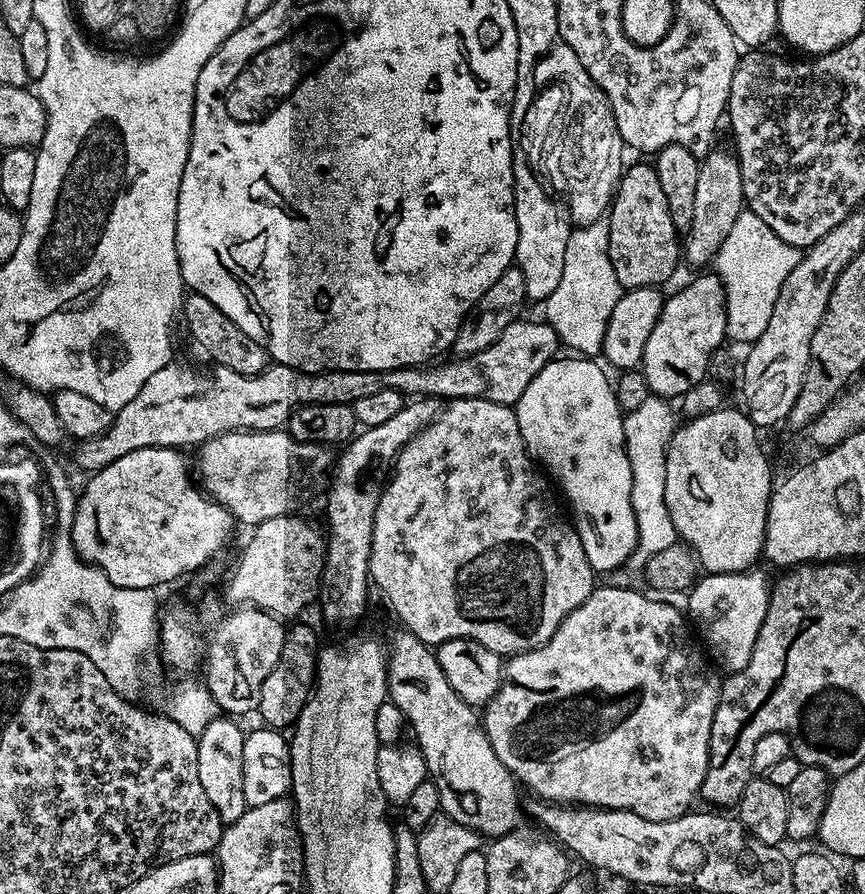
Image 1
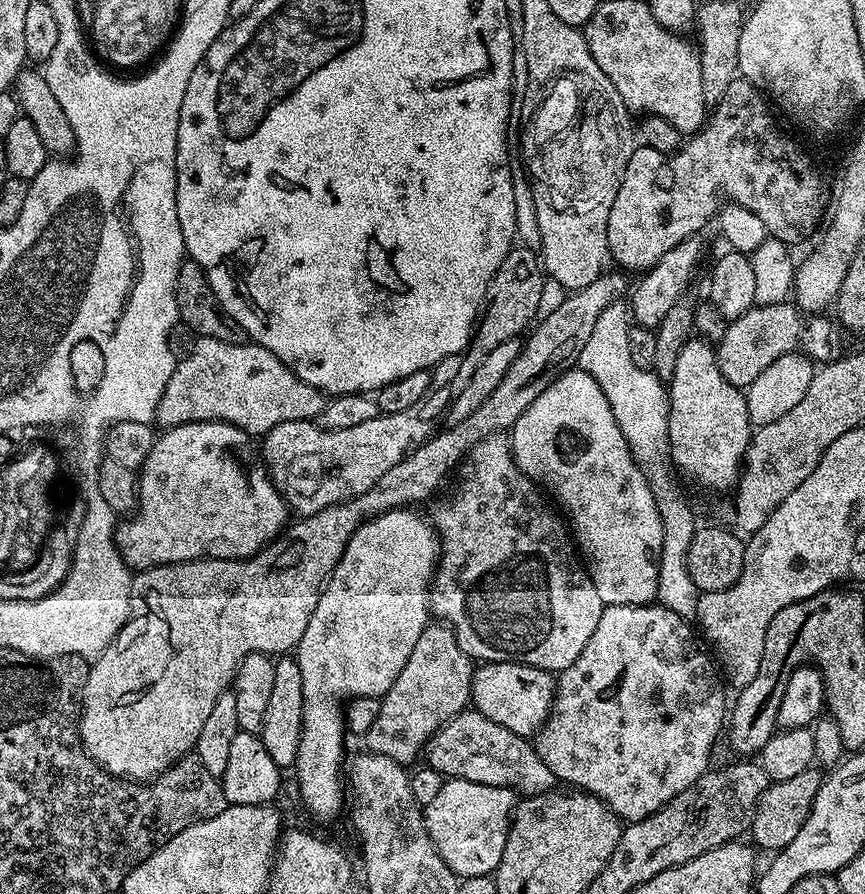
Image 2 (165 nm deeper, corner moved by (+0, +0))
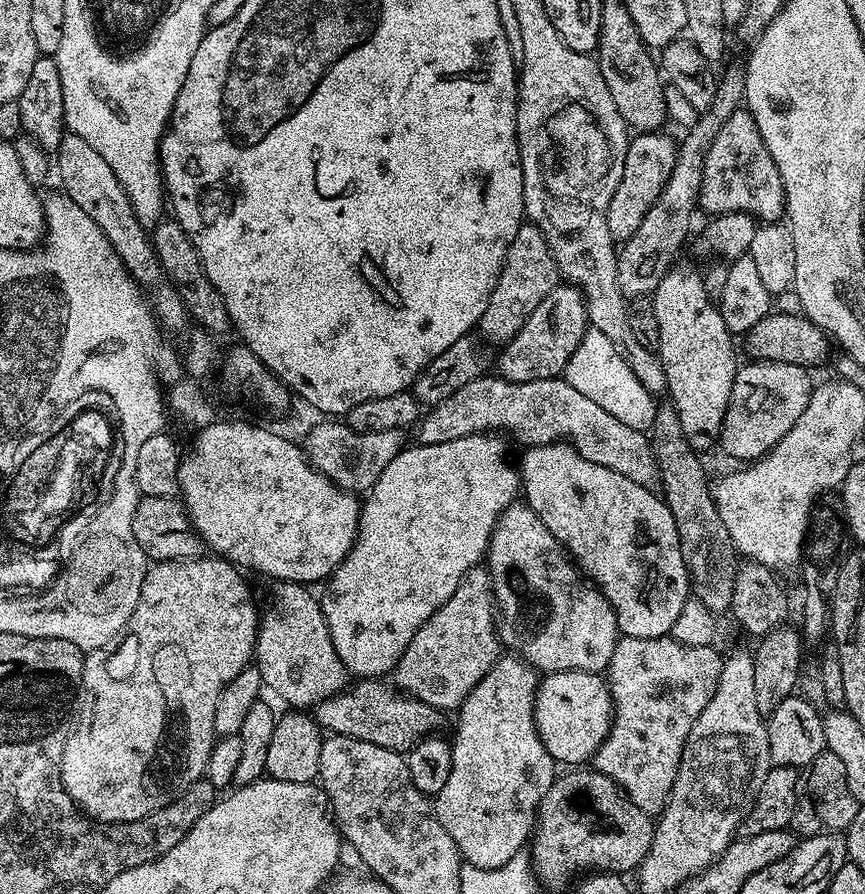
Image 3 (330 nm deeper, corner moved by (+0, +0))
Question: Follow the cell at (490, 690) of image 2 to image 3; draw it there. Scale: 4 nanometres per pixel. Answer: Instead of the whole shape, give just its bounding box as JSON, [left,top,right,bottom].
[534,672,612,766]

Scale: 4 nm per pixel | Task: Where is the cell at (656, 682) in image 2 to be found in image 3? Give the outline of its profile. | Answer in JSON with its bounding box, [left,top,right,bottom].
[590,635,725,817]

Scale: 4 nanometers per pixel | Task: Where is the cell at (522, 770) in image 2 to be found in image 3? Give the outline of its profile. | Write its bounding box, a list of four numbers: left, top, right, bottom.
[314,678,445,754]

